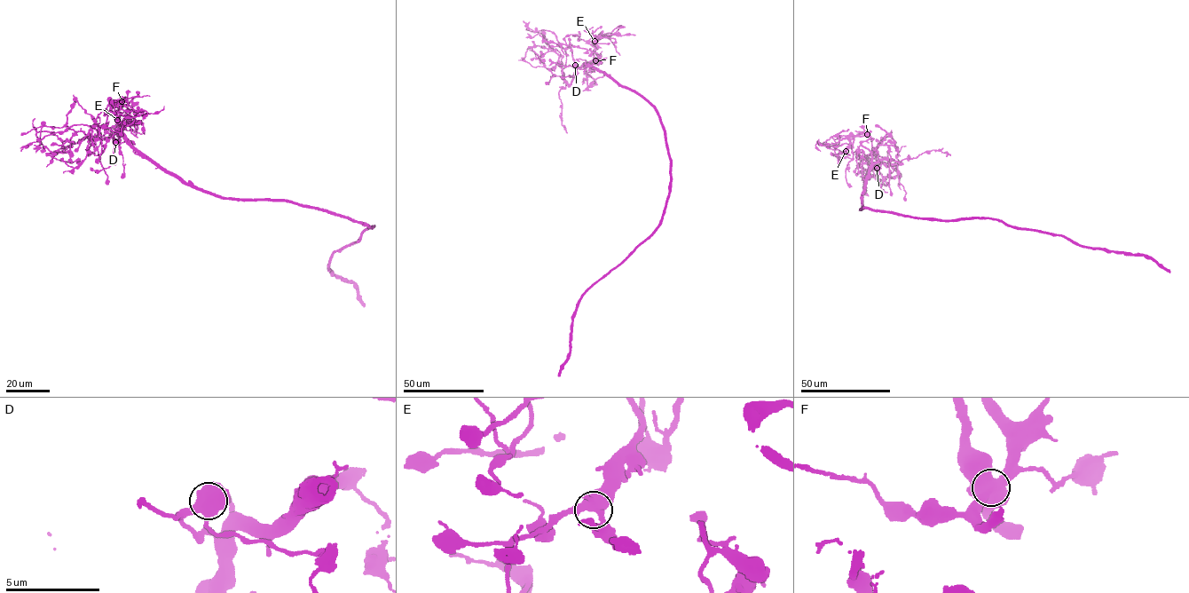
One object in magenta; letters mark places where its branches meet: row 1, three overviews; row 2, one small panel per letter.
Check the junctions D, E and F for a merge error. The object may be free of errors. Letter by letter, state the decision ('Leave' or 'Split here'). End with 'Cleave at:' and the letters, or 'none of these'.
D: Leave
E: Leave
F: Split here
Cleave at: F

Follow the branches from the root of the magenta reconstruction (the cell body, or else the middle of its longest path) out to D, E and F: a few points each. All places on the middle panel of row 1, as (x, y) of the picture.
D: (665, 131), (657, 113), (641, 97), (619, 86), (592, 67), (585, 65), (572, 67), (575, 65)
E: (665, 131), (658, 114), (647, 101), (585, 64), (598, 58), (596, 62), (594, 41)
F: (665, 131), (658, 114), (647, 101), (619, 86), (604, 73), (585, 64), (598, 58), (595, 64), (595, 60)

